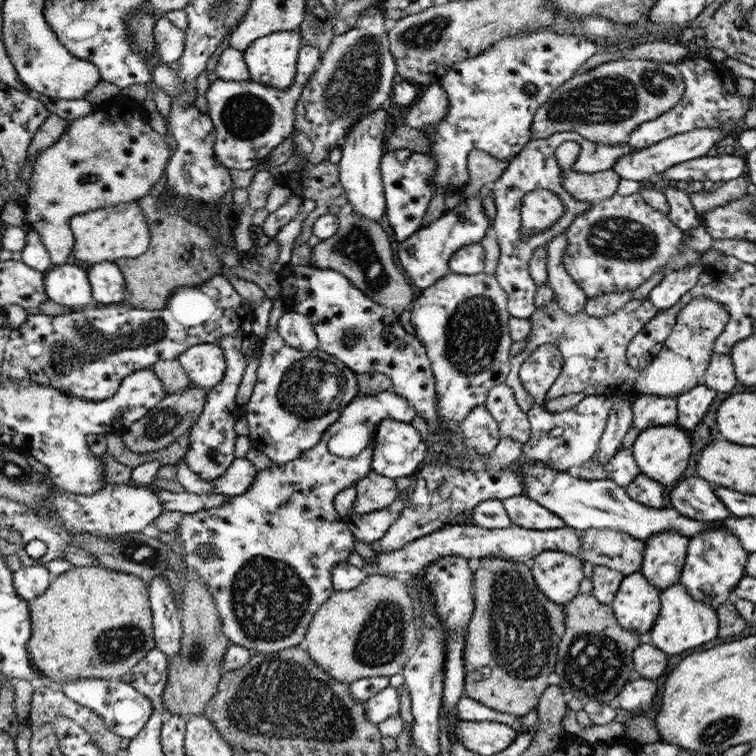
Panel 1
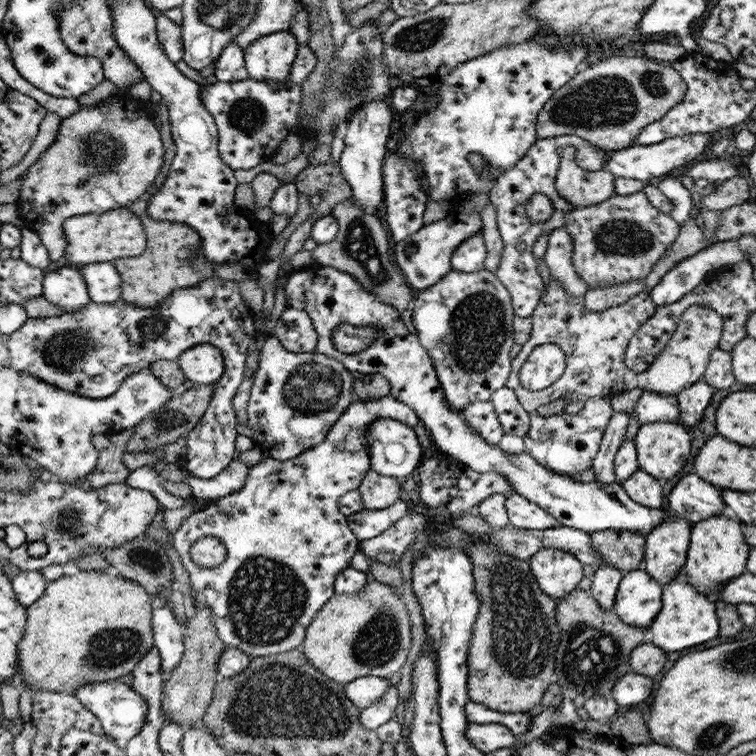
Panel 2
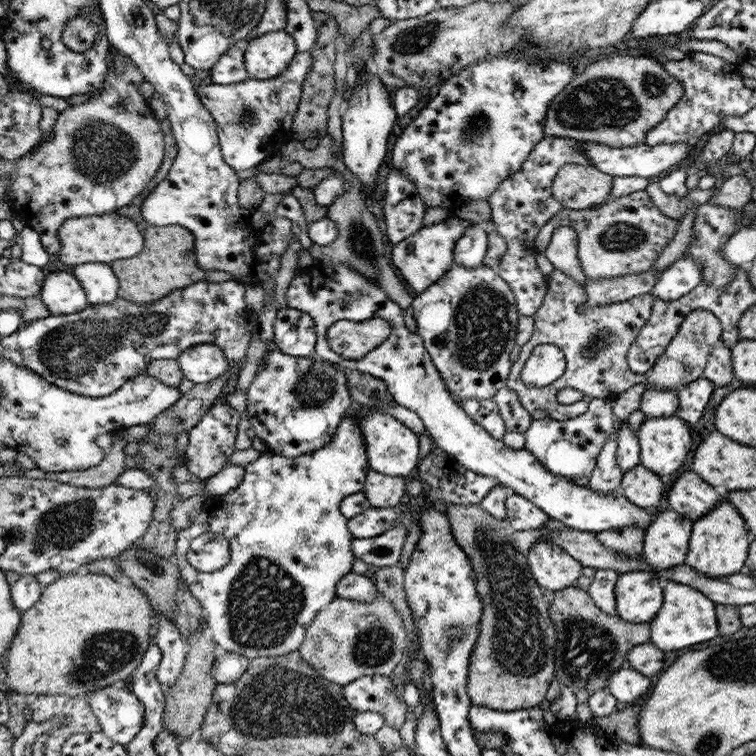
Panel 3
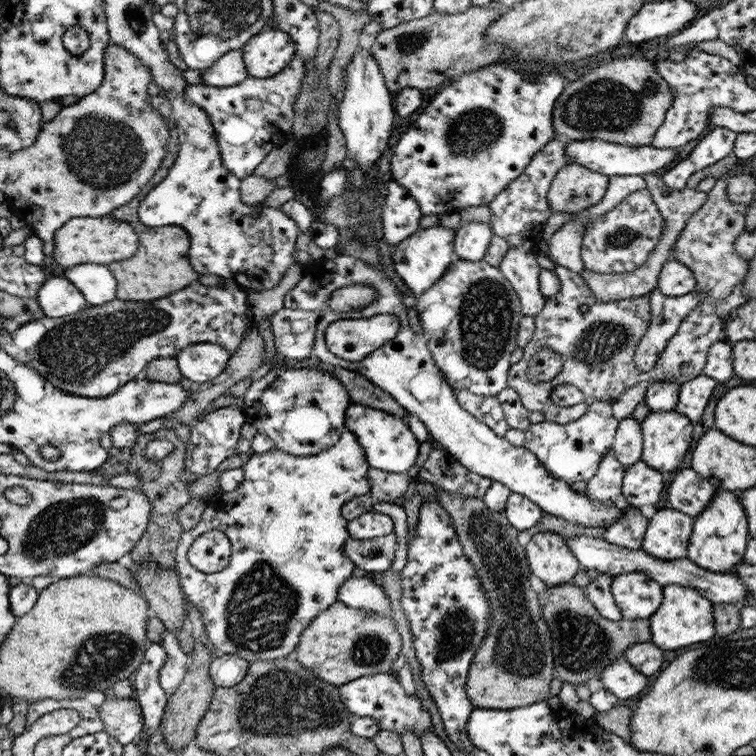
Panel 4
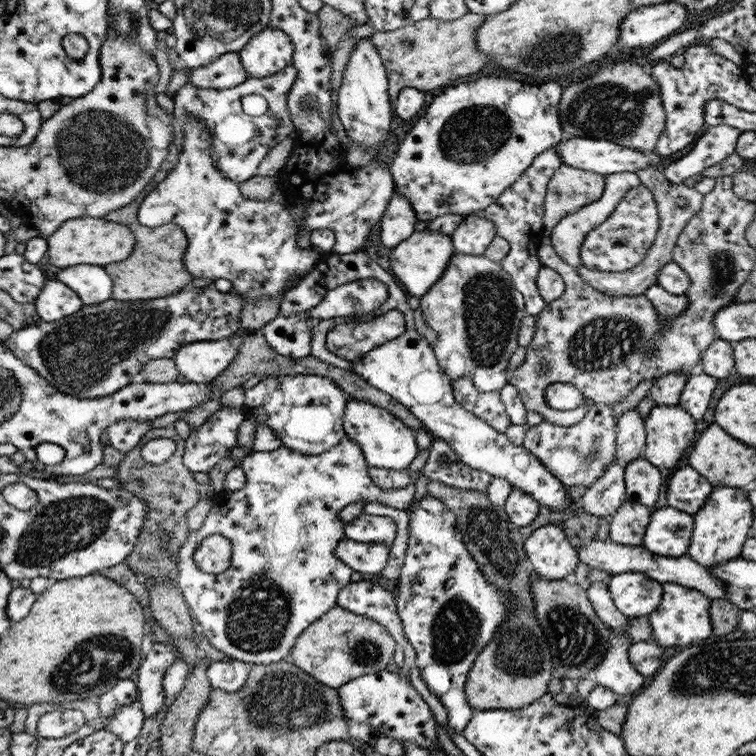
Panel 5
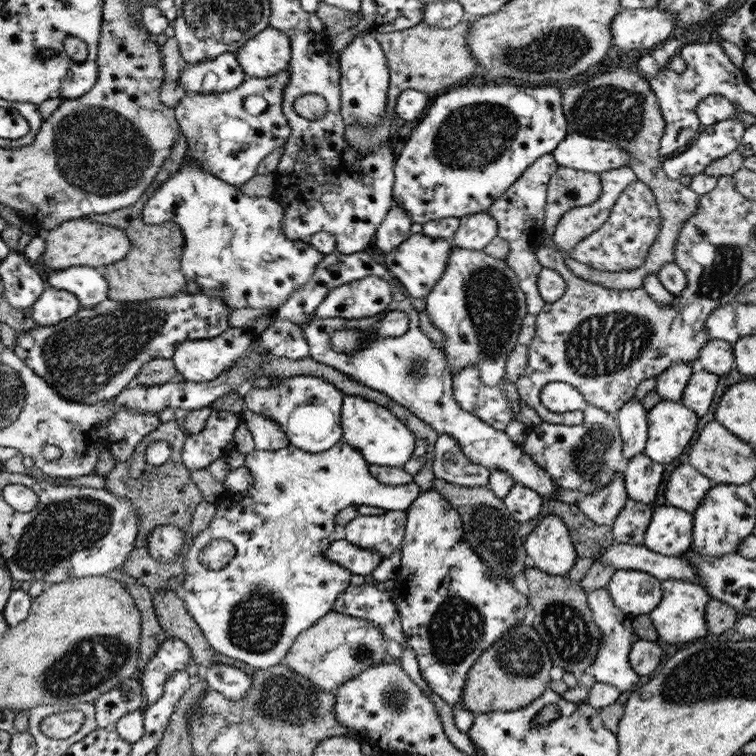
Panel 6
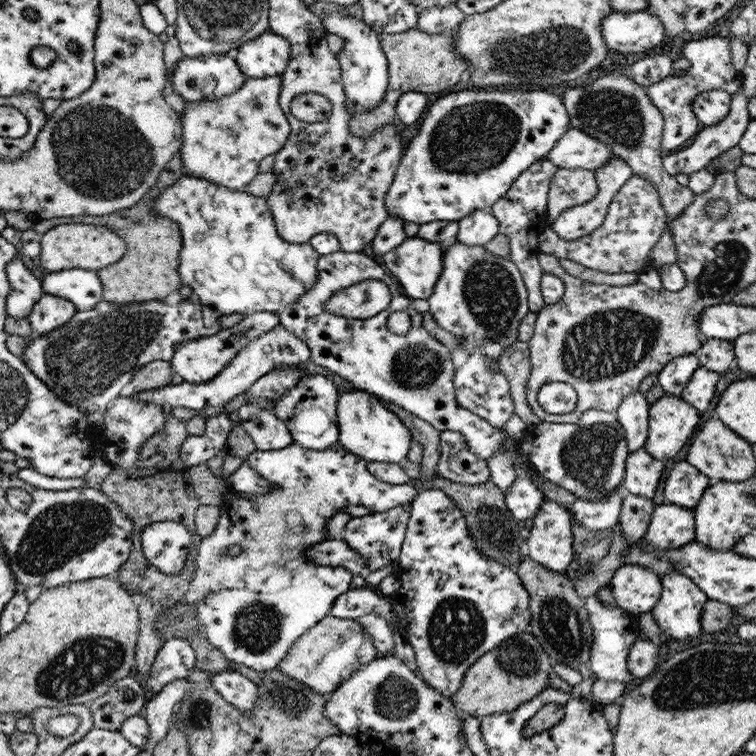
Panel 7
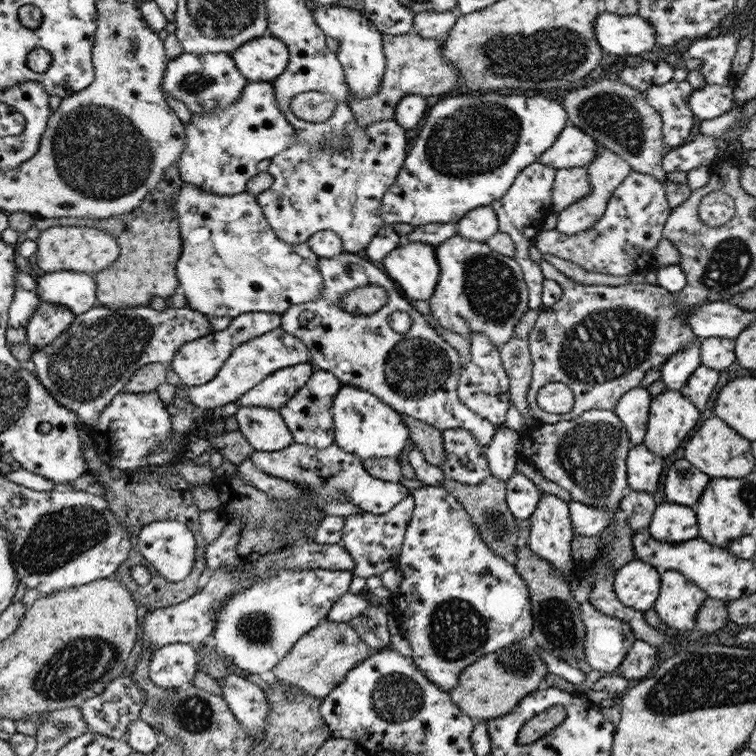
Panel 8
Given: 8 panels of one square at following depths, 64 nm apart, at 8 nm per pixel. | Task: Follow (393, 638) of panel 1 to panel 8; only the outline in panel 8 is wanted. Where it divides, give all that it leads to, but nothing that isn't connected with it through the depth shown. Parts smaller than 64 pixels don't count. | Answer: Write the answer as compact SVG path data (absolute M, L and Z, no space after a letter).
M325 619L302 635L288 654L272 669L275 680L291 684L307 692L310 697L324 698L354 668L366 660L372 649L357 635L349 622L332 622Z

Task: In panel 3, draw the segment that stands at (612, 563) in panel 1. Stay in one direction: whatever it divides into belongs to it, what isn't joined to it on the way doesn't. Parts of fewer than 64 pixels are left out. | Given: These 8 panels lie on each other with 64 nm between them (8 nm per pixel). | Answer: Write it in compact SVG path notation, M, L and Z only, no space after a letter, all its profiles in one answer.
M630 525L625 529L611 528L595 533L597 539L608 549L618 551L629 557L638 557L643 554L645 530L638 525Z

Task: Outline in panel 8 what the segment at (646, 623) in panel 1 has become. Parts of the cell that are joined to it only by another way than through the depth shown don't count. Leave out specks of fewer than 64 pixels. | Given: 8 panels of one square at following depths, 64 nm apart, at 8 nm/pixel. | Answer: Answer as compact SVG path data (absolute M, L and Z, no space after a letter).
M634 558L615 572L613 587L621 603L628 608L646 611L655 605L661 587L660 579L657 568Z

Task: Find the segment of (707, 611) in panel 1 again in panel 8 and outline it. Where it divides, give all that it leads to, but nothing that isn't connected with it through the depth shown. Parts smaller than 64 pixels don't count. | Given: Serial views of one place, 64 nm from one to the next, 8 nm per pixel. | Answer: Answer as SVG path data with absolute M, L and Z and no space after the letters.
M667 570L660 575L661 587L653 609L666 626L684 634L695 628L696 613L708 593L681 572Z

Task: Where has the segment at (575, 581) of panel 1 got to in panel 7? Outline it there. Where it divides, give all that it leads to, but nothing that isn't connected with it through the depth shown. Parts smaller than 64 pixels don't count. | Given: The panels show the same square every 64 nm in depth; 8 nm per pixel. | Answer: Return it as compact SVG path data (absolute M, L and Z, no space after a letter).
M547 499L534 515L528 539L528 556L554 572L567 572L574 560L571 516L566 506Z

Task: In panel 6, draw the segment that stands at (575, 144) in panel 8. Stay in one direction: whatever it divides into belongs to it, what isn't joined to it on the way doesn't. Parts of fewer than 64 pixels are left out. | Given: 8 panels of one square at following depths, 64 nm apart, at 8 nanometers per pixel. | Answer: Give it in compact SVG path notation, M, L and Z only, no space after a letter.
M577 132L567 133L551 153L560 167L598 174L631 163L629 152L611 142L582 136Z

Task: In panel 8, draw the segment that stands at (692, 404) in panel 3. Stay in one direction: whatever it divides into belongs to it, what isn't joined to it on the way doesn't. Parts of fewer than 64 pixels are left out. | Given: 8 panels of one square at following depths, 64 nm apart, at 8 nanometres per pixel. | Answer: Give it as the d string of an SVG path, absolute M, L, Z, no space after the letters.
M699 365L679 391L687 396L696 408L702 410L710 400L710 393L714 390L718 378L720 378L719 371Z

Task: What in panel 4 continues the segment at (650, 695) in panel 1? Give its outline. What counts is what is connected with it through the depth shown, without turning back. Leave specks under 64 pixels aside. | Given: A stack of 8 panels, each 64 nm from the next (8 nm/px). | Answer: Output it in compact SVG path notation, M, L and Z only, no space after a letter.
M624 654L603 668L601 682L606 690L614 693L620 703L628 704L632 698L644 695L648 677L636 670Z

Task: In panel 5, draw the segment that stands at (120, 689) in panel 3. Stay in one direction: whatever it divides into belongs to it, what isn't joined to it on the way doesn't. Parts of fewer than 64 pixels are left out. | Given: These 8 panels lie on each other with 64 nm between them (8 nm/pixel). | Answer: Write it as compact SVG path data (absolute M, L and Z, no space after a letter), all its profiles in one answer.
M138 701L132 705L118 707L112 717L106 719L106 728L126 745L138 739L144 725L145 714L142 713Z

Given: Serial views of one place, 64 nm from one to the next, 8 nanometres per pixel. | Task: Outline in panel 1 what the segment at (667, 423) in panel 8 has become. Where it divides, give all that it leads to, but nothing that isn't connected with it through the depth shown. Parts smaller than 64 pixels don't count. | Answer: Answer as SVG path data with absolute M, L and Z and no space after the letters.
M677 424L654 425L641 430L631 449L640 473L663 484L664 487L672 484L675 480L680 481L680 476L686 470L688 458L692 452L690 436Z

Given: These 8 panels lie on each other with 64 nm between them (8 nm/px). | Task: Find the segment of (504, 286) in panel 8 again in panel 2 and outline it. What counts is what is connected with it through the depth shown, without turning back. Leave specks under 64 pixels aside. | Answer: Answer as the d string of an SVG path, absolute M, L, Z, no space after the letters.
M485 268L478 272L448 271L437 284L416 292L411 309L416 334L430 356L445 399L452 408L464 412L472 403L489 401L495 390L505 386L511 373L510 352L515 345L515 314L512 298L496 273Z

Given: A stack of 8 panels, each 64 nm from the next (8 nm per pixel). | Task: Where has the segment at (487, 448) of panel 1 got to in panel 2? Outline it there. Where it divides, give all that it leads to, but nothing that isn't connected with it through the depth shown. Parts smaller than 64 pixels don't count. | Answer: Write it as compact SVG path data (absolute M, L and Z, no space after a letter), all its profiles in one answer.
M490 401L472 403L462 413L471 429L480 433L488 444L499 444L505 432Z

